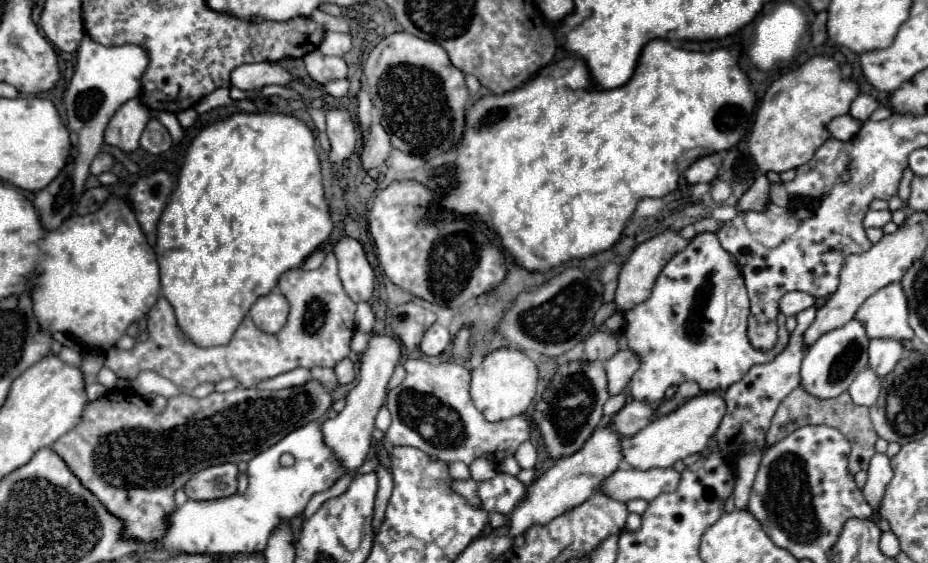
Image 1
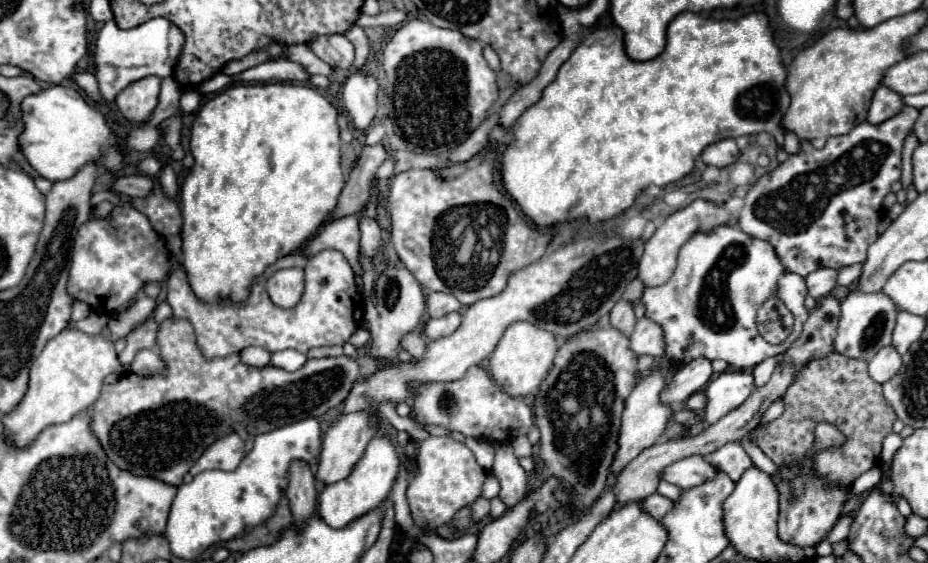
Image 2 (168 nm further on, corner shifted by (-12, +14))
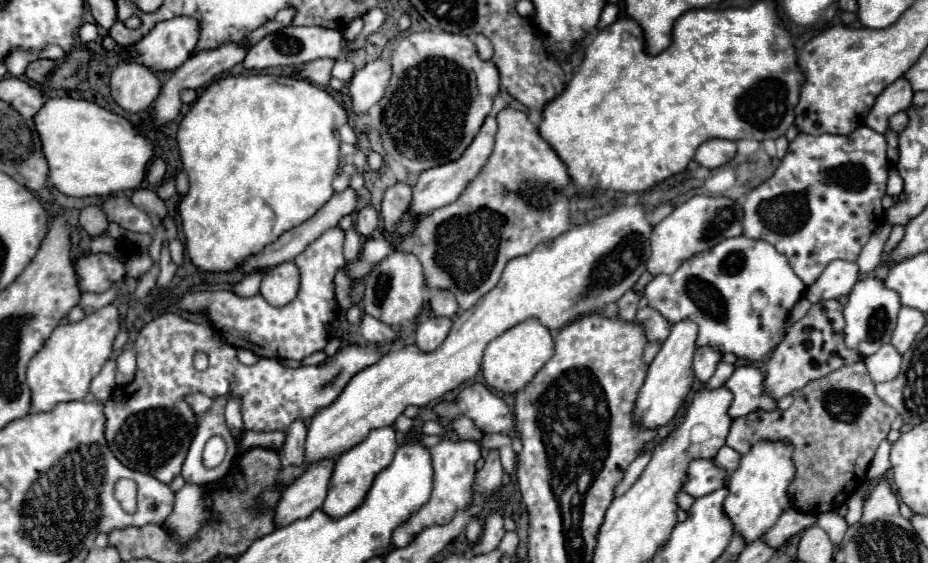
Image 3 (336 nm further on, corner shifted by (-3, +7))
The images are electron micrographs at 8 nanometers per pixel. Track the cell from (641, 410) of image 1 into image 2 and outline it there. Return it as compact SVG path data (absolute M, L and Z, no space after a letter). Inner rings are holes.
M696 359L680 367L660 393L660 401L670 407L678 407L688 401L690 395L704 389L712 377L712 365L708 359Z

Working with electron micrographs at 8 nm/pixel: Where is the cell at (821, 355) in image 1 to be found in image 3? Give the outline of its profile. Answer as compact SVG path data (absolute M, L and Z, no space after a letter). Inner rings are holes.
M863 278L855 284L845 306L845 344L847 348L857 350L863 358L875 354L883 344L891 340L891 334L897 324L897 314L901 310L901 300L895 290L889 290L879 278Z

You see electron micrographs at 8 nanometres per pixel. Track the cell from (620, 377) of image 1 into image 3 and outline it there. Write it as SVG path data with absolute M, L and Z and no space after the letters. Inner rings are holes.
M641 308L639 312L637 312L637 318L635 318L635 322L639 322L639 324L643 324L647 330L645 330L645 334L647 334L647 340L649 342L663 342L667 336L669 336L669 320L665 320L655 308Z

